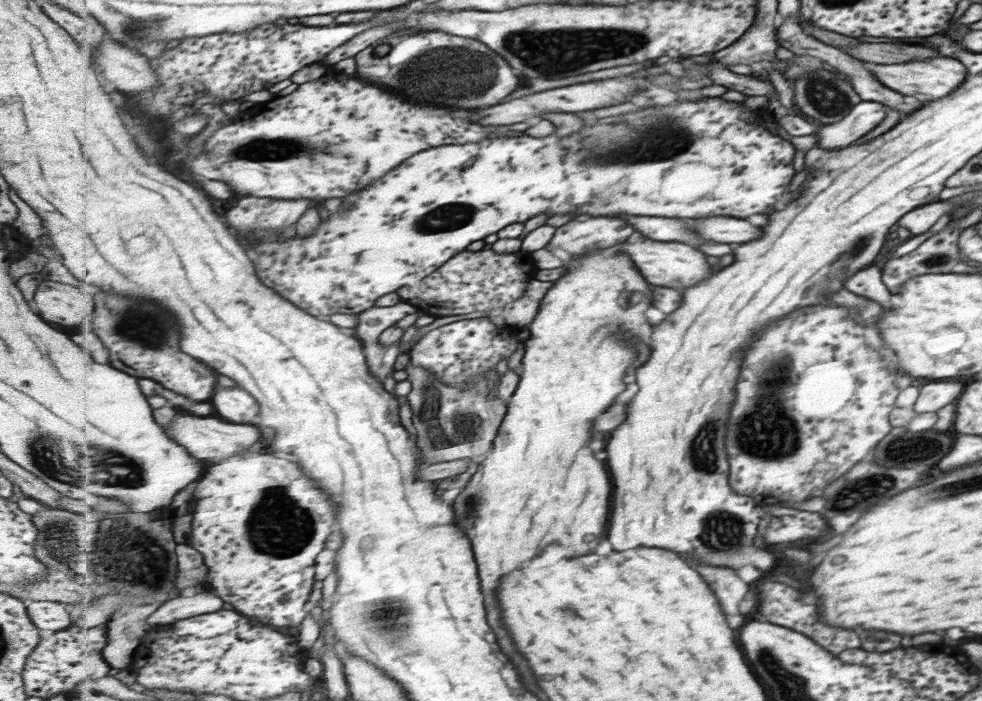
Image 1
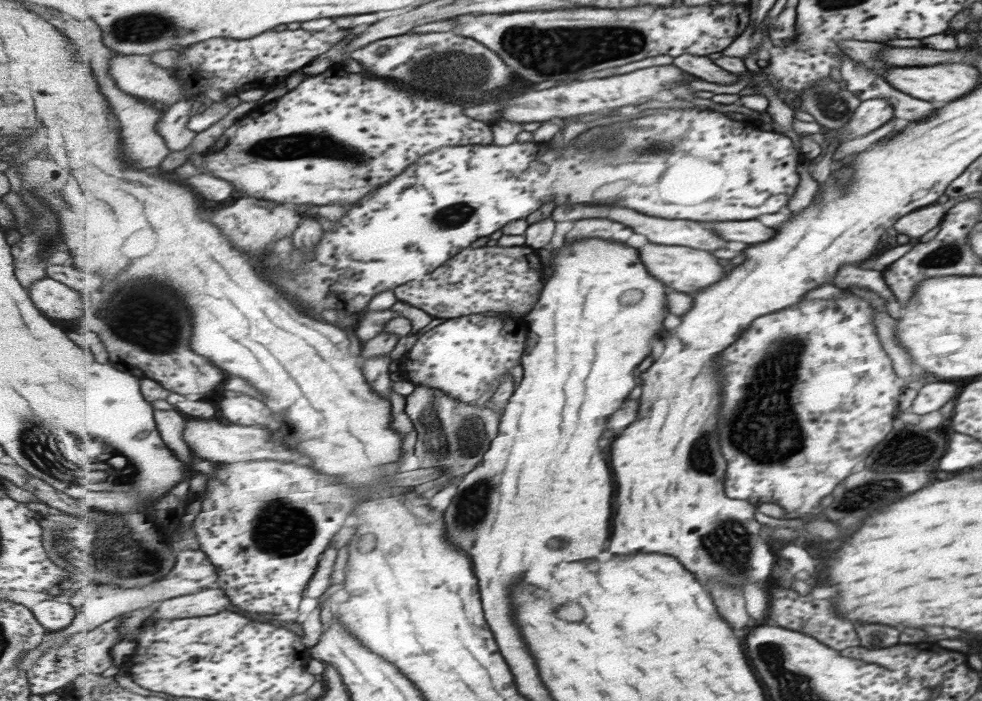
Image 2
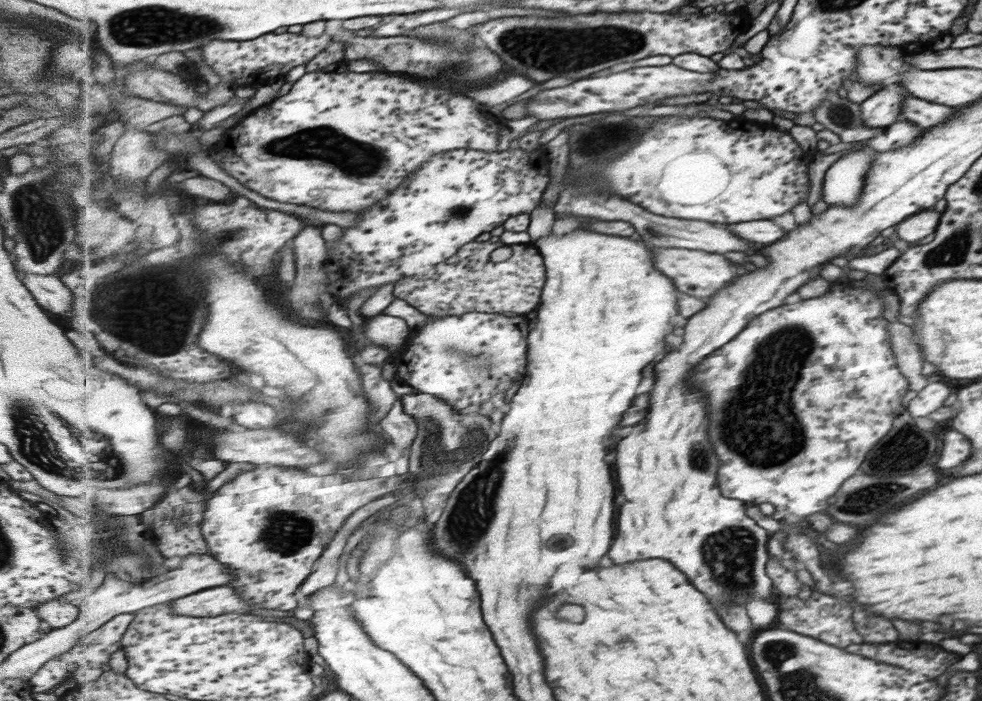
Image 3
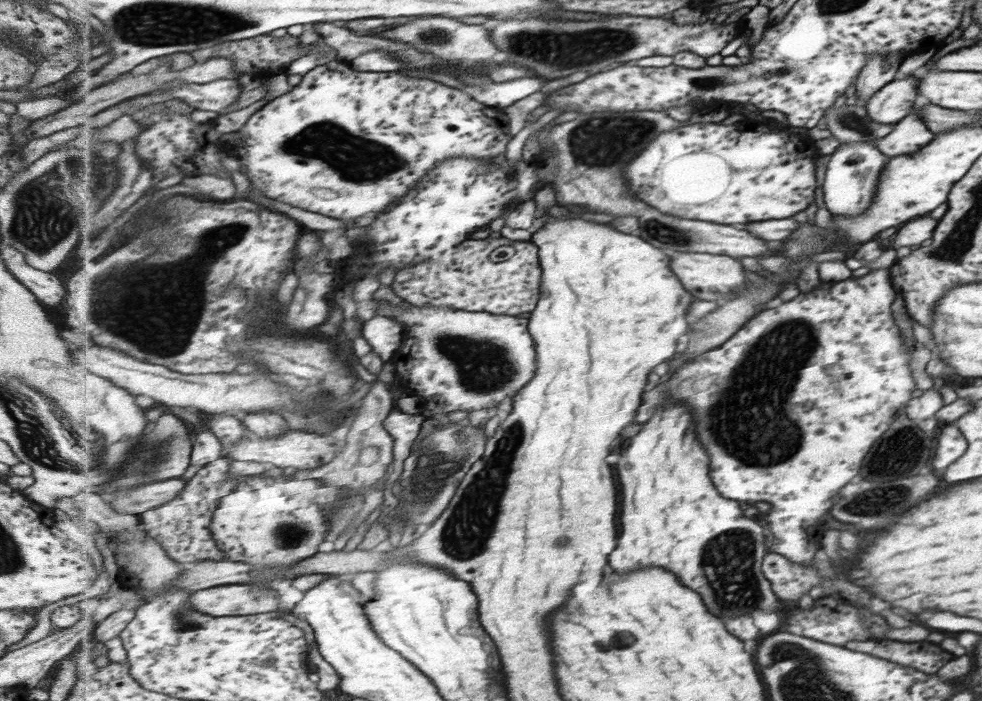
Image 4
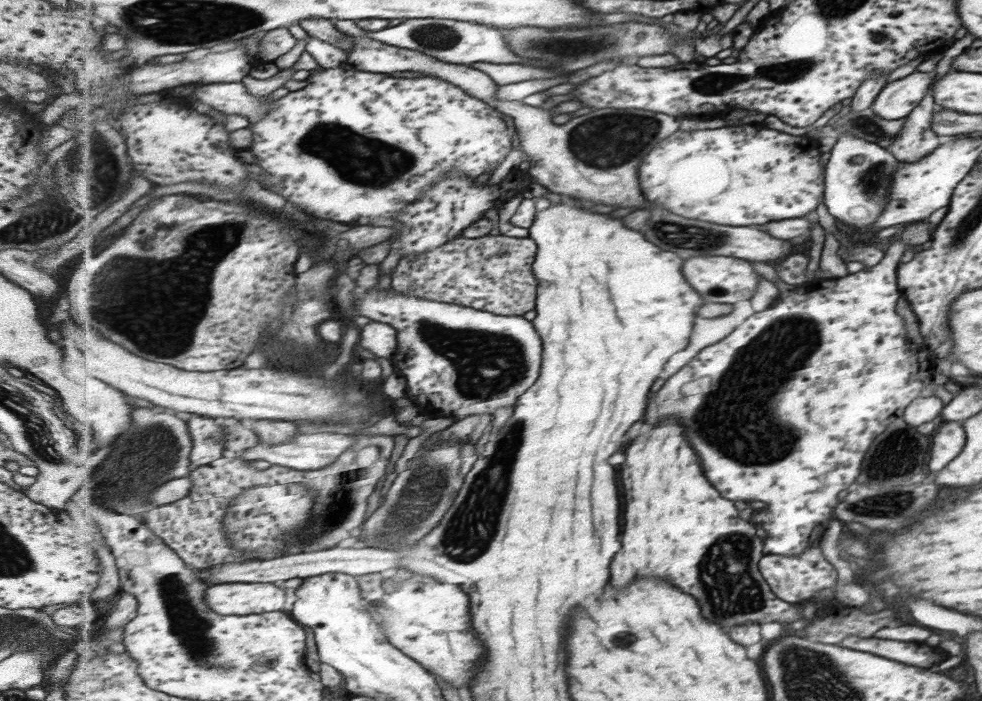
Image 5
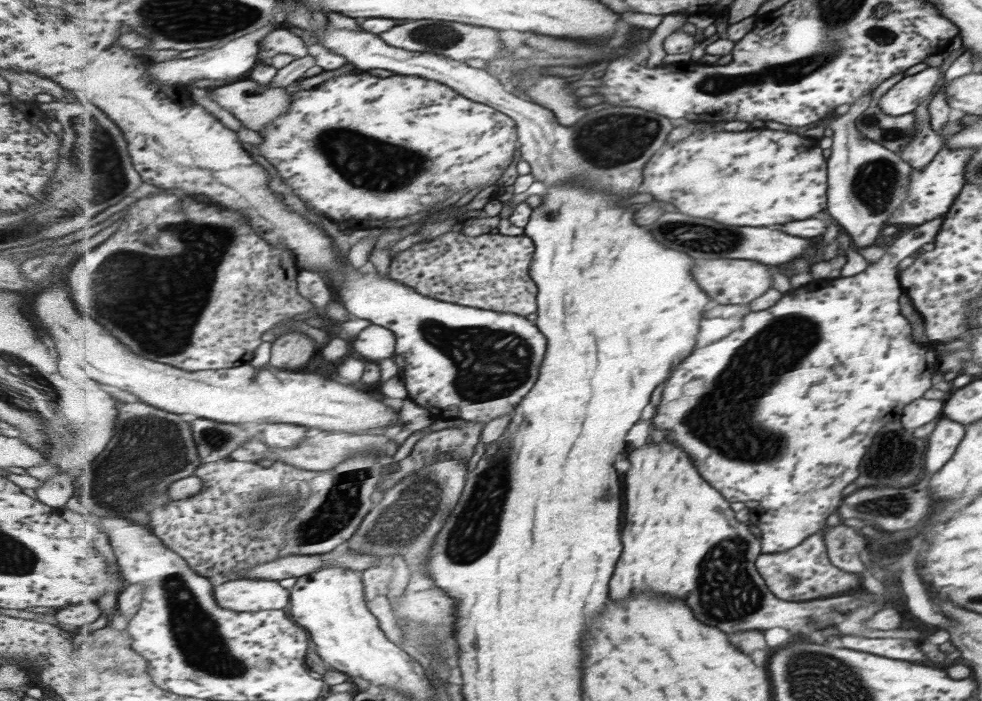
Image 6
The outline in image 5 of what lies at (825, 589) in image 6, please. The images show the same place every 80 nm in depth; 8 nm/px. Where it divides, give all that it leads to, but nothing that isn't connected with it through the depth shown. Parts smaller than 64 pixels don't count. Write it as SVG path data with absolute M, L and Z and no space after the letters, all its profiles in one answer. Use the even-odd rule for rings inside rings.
M815 543L811 544L809 548L805 548L803 554L791 556L791 558L767 554L761 558L759 570L761 570L761 574L765 574L765 580L769 582L769 586L773 586L773 594L777 594L777 598L781 598L783 602L789 602L789 604L807 600L821 588L833 588L837 582L835 568L821 556L821 550L815 546Z

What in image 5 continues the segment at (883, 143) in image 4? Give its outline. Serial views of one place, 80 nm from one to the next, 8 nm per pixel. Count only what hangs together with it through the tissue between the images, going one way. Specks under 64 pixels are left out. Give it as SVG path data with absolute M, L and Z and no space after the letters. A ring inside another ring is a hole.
M927 94L919 104L905 116L901 130L896 132L887 152L900 162L918 162L927 154L933 153L944 138L937 136L931 130L931 117L935 109L932 94Z

